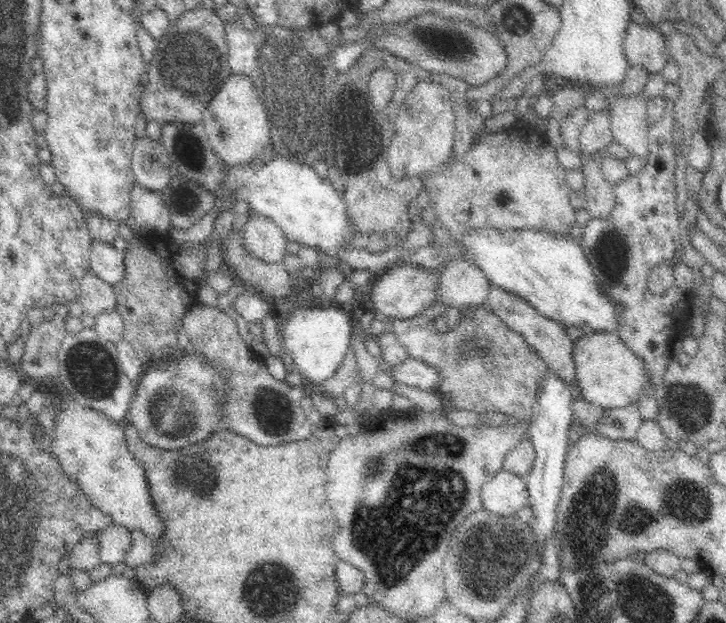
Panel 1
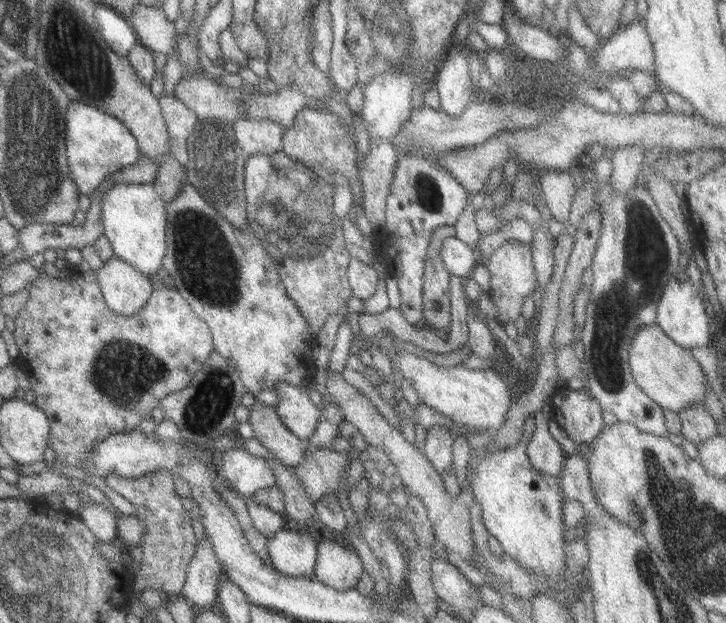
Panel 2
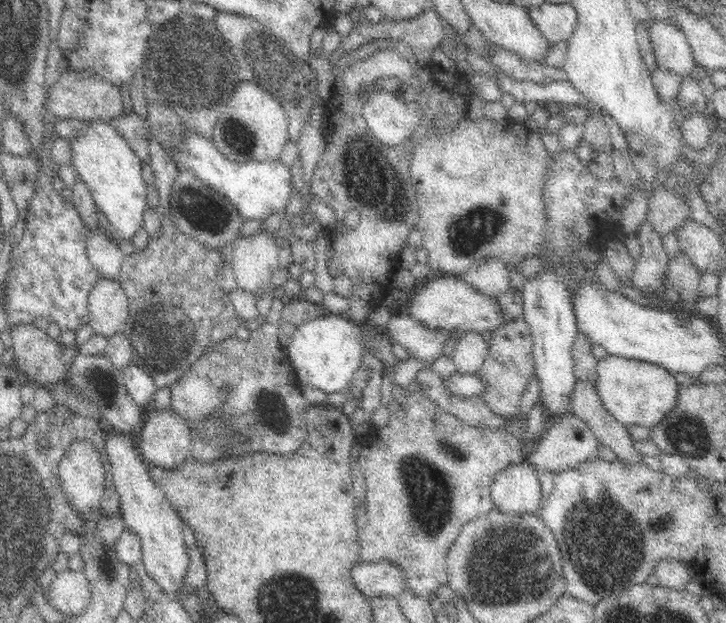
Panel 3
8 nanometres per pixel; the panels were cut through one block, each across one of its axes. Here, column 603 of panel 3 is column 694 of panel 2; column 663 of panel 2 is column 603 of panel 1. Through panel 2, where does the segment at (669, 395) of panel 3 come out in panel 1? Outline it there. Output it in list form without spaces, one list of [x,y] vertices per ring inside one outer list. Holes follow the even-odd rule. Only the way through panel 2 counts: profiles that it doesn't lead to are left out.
[[[584,334],[584,338],[576,344],[574,350],[576,370],[578,370],[578,386],[584,396],[584,402],[610,410],[626,410],[630,406],[638,406],[644,398],[652,400],[654,384],[652,374],[642,358],[638,358],[618,336],[610,334]]]

